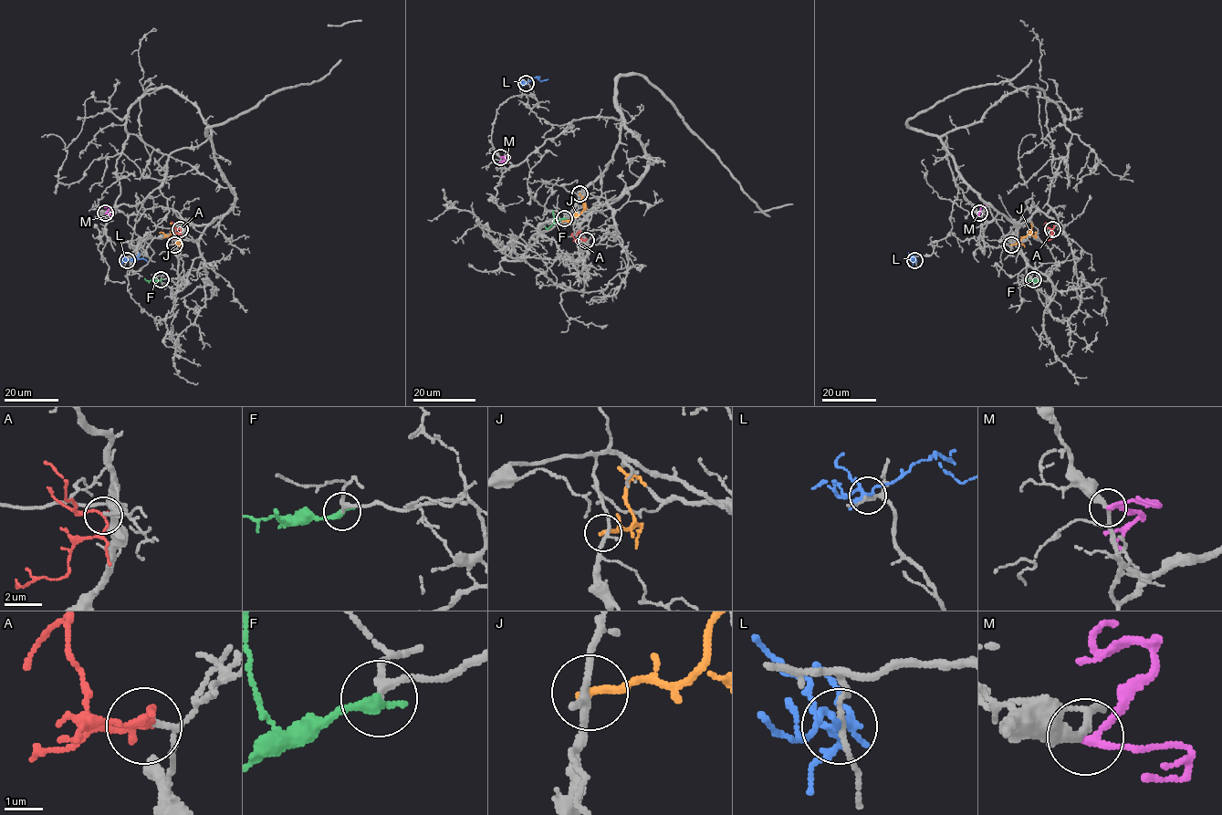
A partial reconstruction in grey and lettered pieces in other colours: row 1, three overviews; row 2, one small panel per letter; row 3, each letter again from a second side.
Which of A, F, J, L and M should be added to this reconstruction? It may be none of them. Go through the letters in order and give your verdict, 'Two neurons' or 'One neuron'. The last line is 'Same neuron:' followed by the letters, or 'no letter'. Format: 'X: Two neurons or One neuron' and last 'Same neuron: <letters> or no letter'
A: Two neurons
F: One neuron
J: Two neurons
L: Two neurons
M: Two neurons
Same neuron: F

